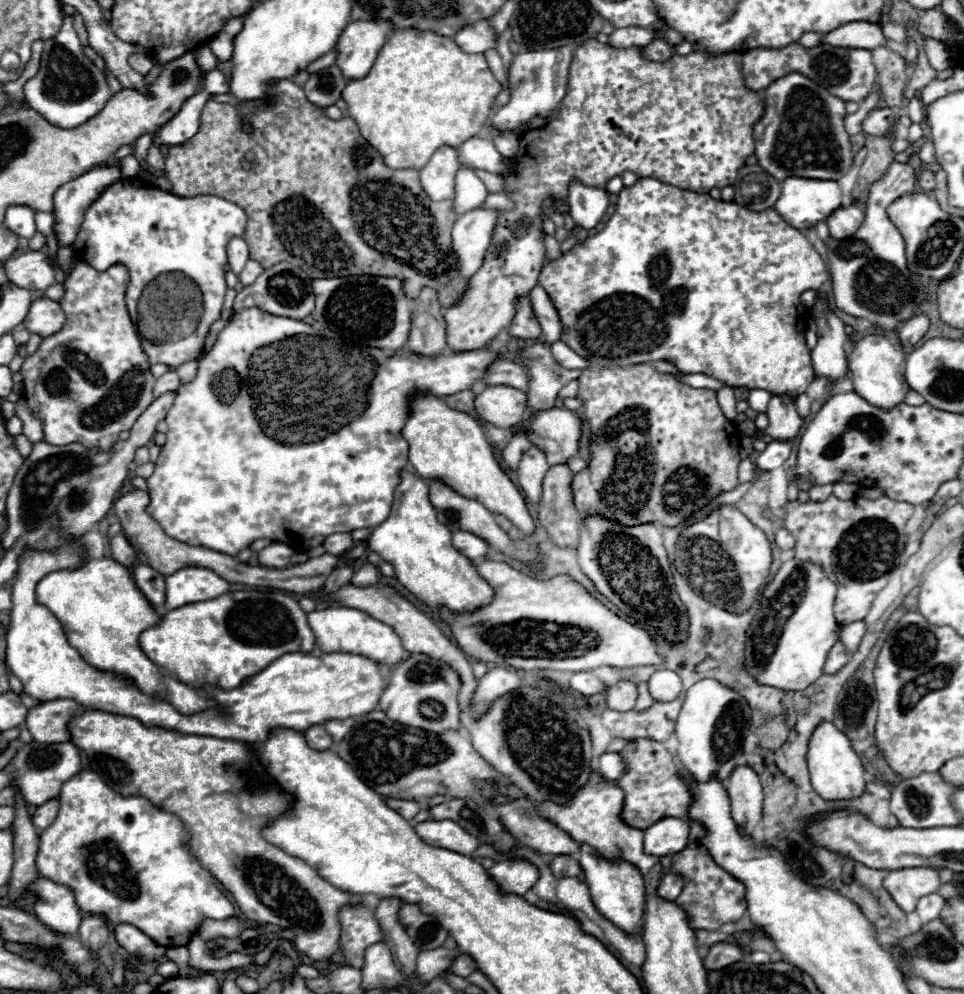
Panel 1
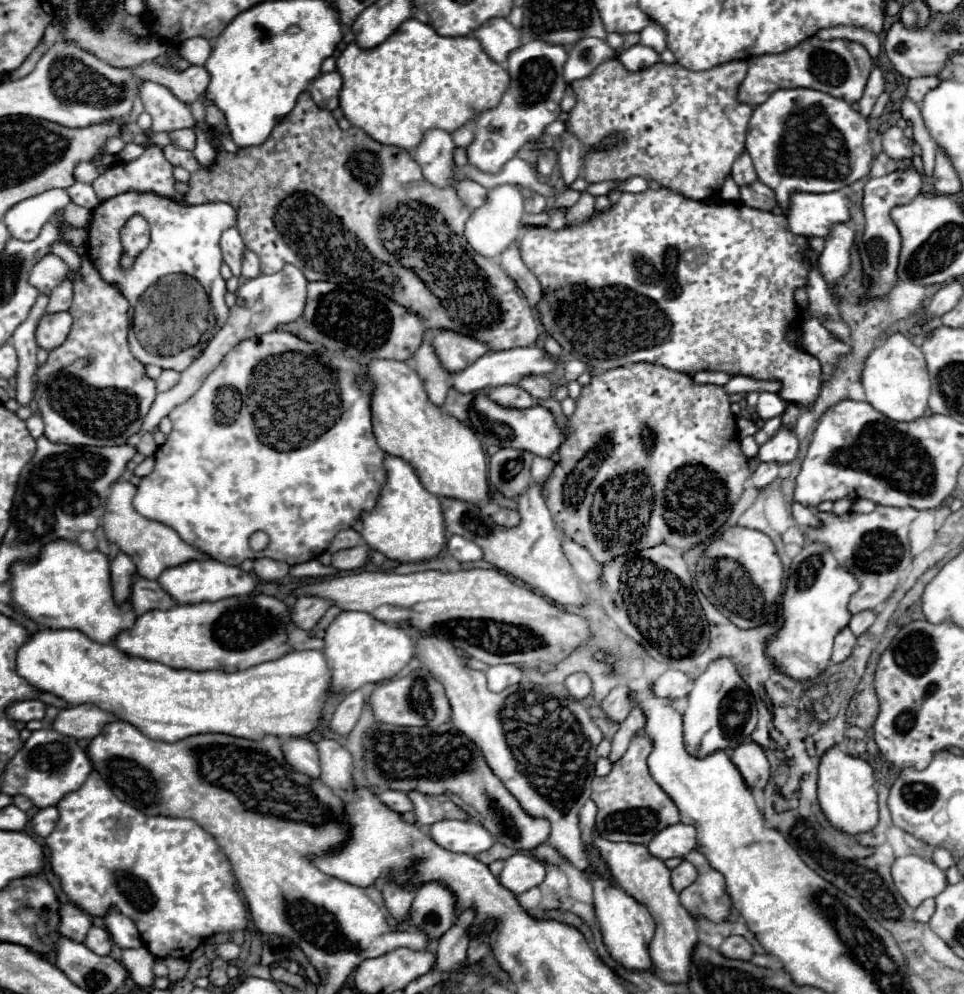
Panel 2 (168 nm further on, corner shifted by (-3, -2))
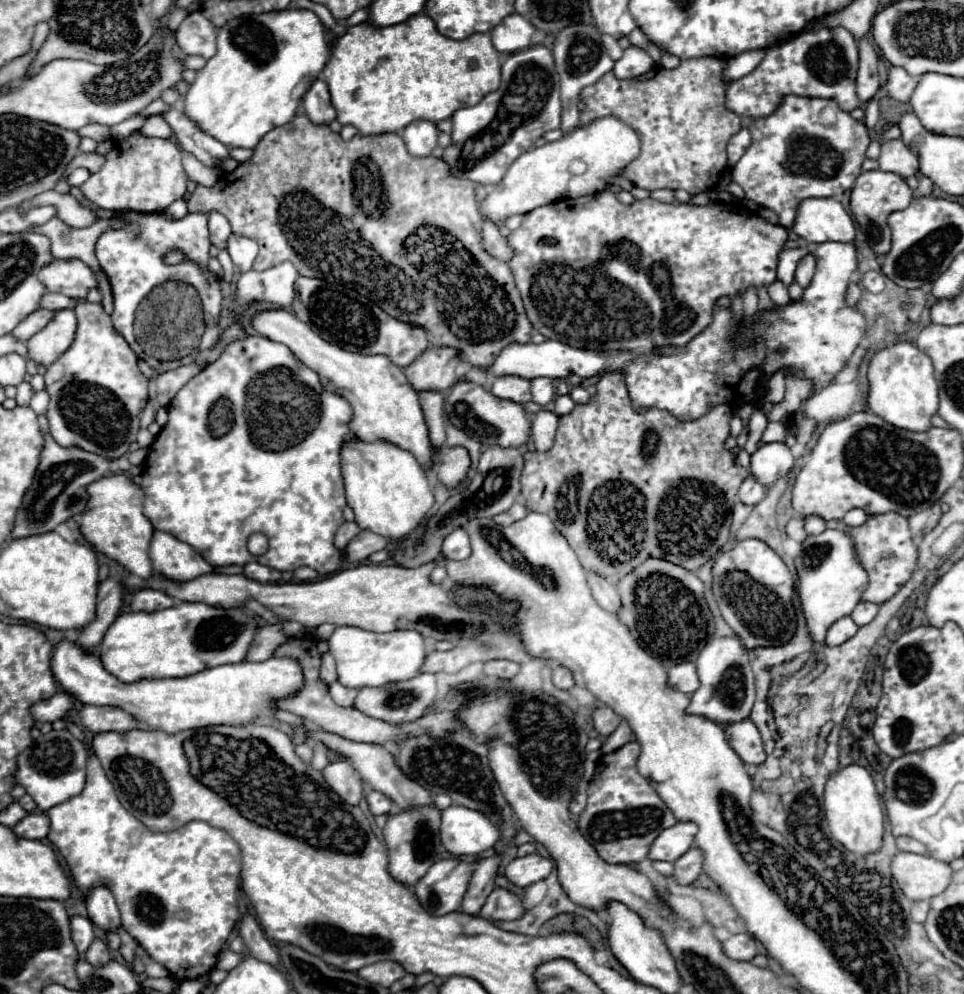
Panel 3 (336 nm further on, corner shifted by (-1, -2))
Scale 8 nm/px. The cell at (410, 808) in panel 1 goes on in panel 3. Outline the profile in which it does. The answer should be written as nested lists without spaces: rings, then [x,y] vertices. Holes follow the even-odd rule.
[[[367,790],[365,798],[367,798],[371,814],[375,814],[375,816],[377,814],[389,814],[393,810],[393,802],[385,794],[381,794],[377,790]]]

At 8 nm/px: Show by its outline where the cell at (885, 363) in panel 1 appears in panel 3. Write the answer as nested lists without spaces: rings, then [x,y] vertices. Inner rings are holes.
[[[897,342],[879,350],[869,364],[869,410],[881,416],[885,422],[911,430],[929,430],[933,414],[939,408],[939,386],[933,374],[933,362],[911,342]]]

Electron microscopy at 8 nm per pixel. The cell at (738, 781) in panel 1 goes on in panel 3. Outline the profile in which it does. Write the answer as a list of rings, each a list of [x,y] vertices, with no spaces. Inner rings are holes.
[[[745,718],[741,722],[729,722],[725,726],[725,736],[729,746],[737,752],[737,756],[745,762],[745,764],[761,764],[765,760],[765,752],[763,752],[763,742],[761,742],[761,734],[757,730],[757,726]]]

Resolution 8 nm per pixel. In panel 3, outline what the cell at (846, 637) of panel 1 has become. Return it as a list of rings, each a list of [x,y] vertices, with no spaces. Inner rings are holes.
[[[859,602],[859,604],[855,606],[855,610],[851,612],[851,618],[855,620],[857,626],[865,626],[865,624],[869,624],[869,622],[875,618],[877,610],[879,610],[877,604],[871,604],[871,602]]]

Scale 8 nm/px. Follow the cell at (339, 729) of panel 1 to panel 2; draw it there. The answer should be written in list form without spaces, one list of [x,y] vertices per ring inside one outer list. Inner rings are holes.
[[[355,690],[351,694],[347,694],[335,708],[327,728],[337,734],[337,736],[349,736],[349,732],[353,730],[353,726],[357,724],[359,716],[361,716],[361,708],[365,702],[365,694],[361,690]]]

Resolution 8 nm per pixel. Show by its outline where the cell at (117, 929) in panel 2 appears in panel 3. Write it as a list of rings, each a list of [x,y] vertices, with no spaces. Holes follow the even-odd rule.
[[[97,886],[87,896],[87,912],[93,924],[103,930],[117,930],[121,926],[119,908],[107,886]]]

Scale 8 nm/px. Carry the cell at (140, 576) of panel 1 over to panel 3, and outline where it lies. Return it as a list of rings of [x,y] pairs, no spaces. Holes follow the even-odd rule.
[[[139,590],[133,594],[131,610],[133,612],[157,612],[175,606],[177,602],[167,596],[163,590]]]

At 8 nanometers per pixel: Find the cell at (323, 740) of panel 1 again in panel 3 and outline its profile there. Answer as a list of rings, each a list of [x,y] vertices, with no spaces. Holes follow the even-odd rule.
[[[339,758],[335,762],[331,762],[325,770],[323,770],[325,780],[329,782],[329,786],[351,806],[357,806],[363,798],[363,782],[361,778],[357,778],[357,772],[353,770],[353,766],[349,766],[349,762],[345,762],[345,758]]]

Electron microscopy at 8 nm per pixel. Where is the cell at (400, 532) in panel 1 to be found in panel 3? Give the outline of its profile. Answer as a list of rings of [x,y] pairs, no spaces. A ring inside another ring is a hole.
[[[347,440],[341,448],[341,474],[347,504],[353,508],[359,528],[373,530],[389,540],[401,540],[415,532],[433,506],[433,488],[425,470],[413,454],[391,442]]]

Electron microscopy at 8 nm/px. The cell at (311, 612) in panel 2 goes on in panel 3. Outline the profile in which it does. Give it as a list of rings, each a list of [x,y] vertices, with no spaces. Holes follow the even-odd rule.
[[[263,626],[255,634],[245,660],[247,662],[263,662],[263,660],[271,658],[275,648],[279,644],[283,644],[285,640],[287,640],[287,636],[281,632],[281,626]]]

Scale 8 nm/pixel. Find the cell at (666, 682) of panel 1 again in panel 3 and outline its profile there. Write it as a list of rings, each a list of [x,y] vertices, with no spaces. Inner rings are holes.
[[[681,662],[677,666],[673,666],[669,670],[669,682],[673,682],[673,686],[677,686],[677,690],[691,694],[699,688],[699,678],[697,678],[697,670],[693,662]]]

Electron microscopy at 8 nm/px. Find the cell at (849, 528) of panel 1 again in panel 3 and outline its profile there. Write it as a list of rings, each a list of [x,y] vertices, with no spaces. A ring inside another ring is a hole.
[[[875,514],[869,516],[869,520],[863,526],[851,528],[859,562],[869,572],[869,586],[863,592],[863,600],[873,604],[883,604],[891,596],[897,594],[897,590],[911,578],[915,564],[917,564],[917,548],[911,538],[911,530],[905,516],[899,514]]]

